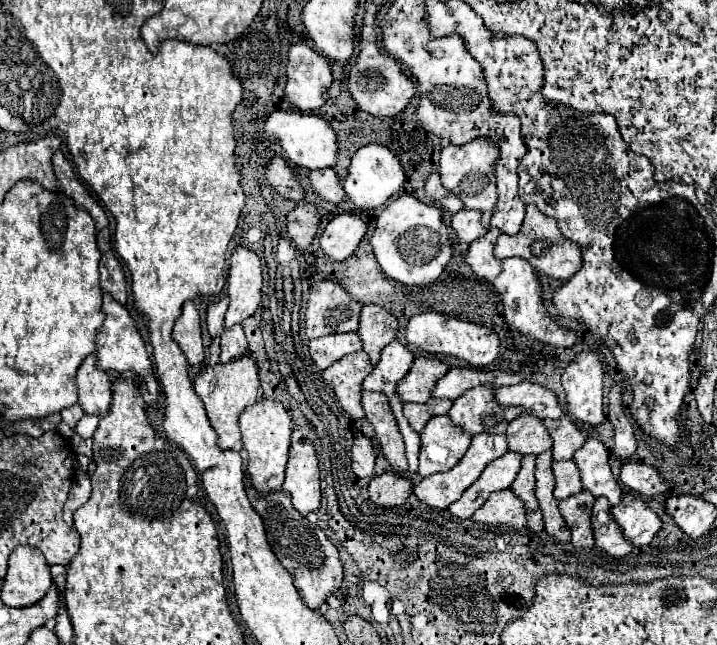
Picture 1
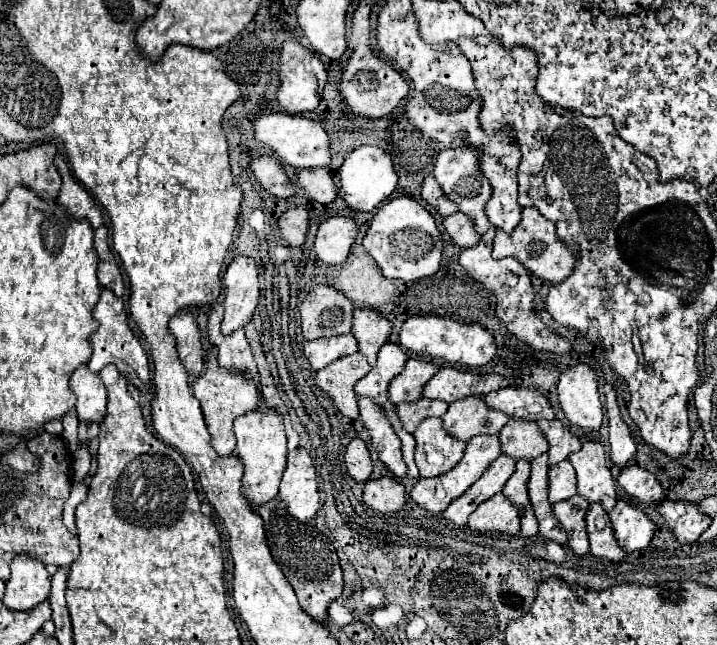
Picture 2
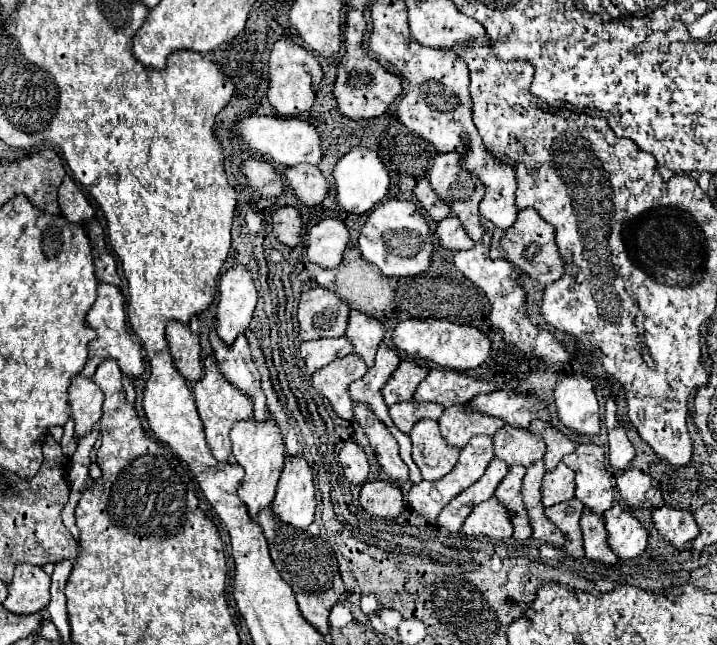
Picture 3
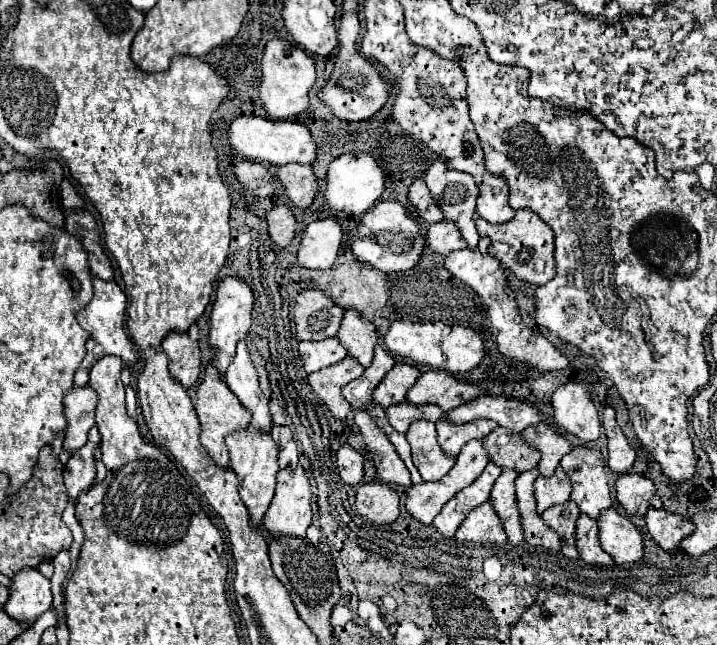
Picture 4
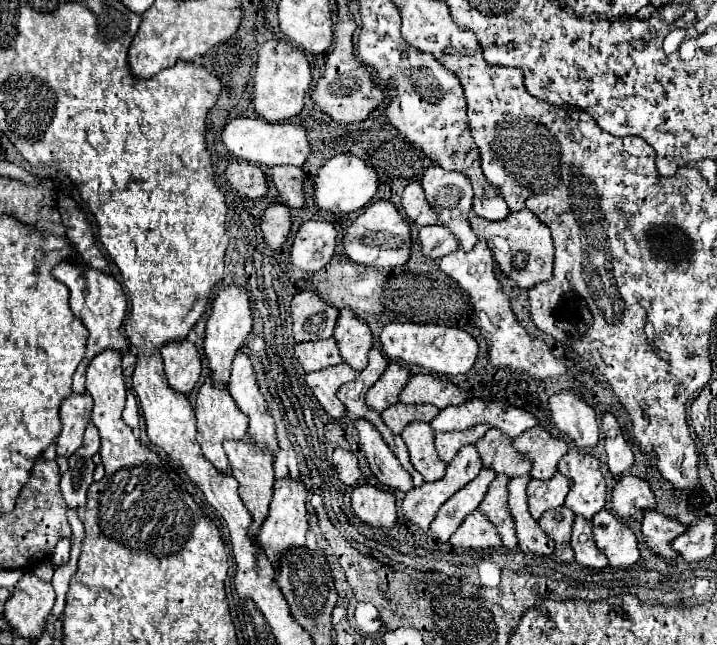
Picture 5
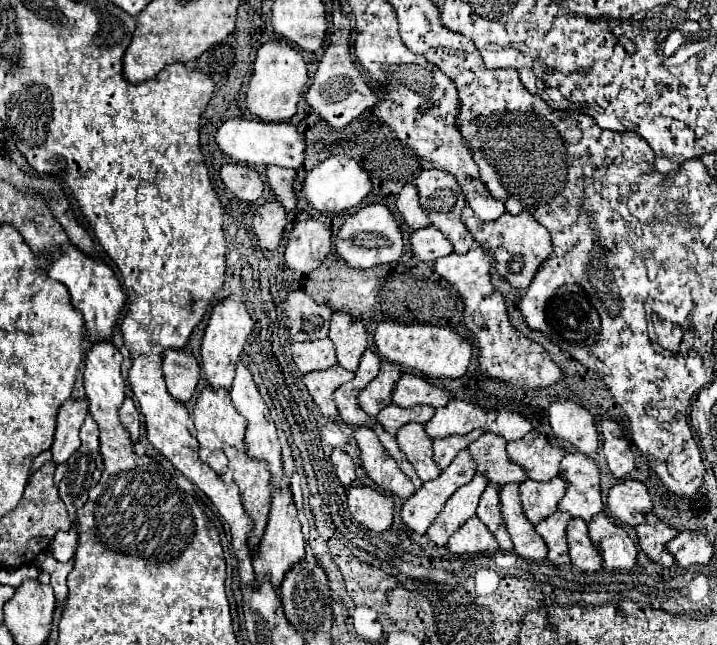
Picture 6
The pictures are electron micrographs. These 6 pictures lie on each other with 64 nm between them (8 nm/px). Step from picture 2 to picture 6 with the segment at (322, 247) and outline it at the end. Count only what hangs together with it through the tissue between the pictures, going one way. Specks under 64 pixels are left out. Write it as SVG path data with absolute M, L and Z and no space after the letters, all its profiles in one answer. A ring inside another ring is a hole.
M302 220L288 232L284 262L296 272L316 270L332 248L332 232L318 220Z

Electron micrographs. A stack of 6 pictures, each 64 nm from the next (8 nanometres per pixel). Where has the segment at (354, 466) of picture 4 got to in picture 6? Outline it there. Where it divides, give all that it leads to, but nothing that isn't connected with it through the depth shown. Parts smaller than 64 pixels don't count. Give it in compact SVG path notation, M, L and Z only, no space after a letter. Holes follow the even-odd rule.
M334 449L330 454L330 462L334 467L334 474L338 474L340 484L352 484L354 482L354 464L352 458L340 449Z

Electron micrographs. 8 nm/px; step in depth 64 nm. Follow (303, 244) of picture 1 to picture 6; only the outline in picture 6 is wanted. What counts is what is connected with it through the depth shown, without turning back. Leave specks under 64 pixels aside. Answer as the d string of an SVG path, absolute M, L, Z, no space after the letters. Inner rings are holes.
M278 202L260 206L252 218L252 230L260 246L270 251L279 246L284 228L286 228L286 212Z

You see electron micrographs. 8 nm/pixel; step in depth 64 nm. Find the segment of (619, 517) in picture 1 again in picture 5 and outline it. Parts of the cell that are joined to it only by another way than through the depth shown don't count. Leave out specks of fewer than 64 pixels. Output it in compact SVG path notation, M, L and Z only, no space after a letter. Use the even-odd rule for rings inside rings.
M608 510L598 512L592 518L592 534L596 546L606 554L612 568L630 568L640 558L638 540L622 520L612 516Z

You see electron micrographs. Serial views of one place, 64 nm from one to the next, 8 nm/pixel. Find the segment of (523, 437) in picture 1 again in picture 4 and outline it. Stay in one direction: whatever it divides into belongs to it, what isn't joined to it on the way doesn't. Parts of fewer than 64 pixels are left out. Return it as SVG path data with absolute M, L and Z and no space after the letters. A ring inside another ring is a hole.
M502 428L492 430L484 438L484 448L490 456L490 462L500 466L502 470L526 472L538 464L538 454L534 454L530 446L522 446L518 434L510 434Z

